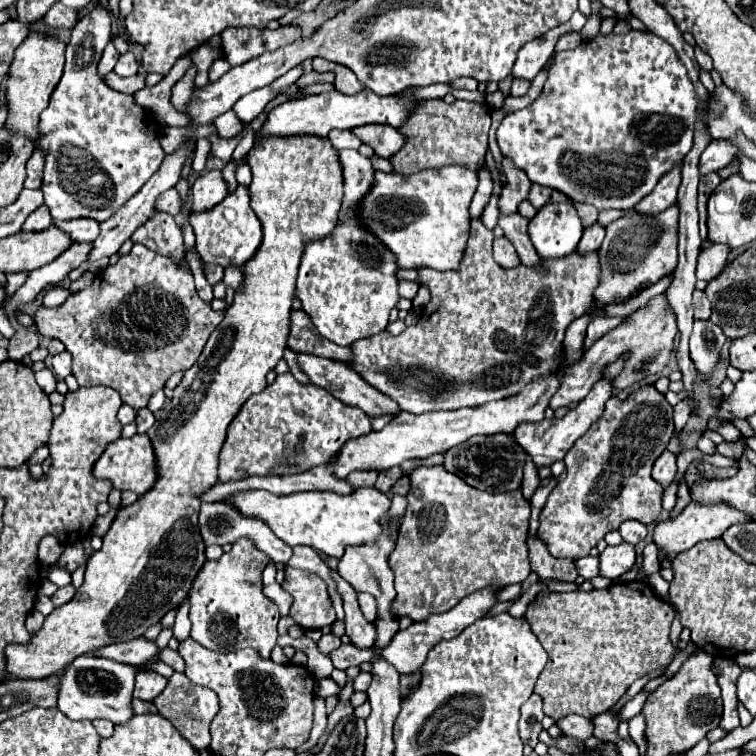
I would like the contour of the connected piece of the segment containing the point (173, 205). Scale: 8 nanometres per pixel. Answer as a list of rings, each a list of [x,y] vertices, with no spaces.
[[[175,189],[161,193],[155,201],[155,211],[163,211],[163,213],[169,213],[169,215],[177,215],[179,207],[181,207],[181,201],[179,201],[179,193]]]

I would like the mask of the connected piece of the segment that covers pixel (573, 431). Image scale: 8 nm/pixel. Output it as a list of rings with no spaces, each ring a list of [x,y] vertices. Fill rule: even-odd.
[[[619,359],[615,365],[609,365],[605,369],[605,379],[597,381],[595,387],[589,391],[589,395],[575,409],[571,409],[565,417],[543,419],[541,423],[521,423],[521,427],[517,427],[517,433],[513,433],[513,435],[515,435],[517,443],[527,451],[527,455],[531,455],[531,461],[535,463],[537,469],[539,467],[551,467],[555,461],[561,461],[567,455],[567,451],[575,445],[575,441],[591,427],[591,423],[601,417],[601,413],[605,409],[605,403],[607,403],[607,399],[611,397],[611,391],[613,391],[609,379],[613,379],[613,375],[617,371],[621,371],[621,363],[623,363],[623,359]]]

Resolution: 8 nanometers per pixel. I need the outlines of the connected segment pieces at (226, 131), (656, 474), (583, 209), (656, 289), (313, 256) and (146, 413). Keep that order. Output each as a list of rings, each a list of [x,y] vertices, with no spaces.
[[[225,111],[225,115],[219,115],[215,119],[215,127],[217,127],[217,135],[221,139],[233,139],[243,131],[243,123],[237,119],[237,115],[233,111]]]
[[[663,451],[661,457],[655,461],[653,465],[653,479],[661,485],[661,487],[669,487],[669,483],[675,477],[675,455],[671,451]]]
[[[581,203],[581,205],[575,205],[575,209],[577,209],[579,217],[581,217],[581,223],[583,223],[583,227],[591,227],[591,225],[597,221],[597,209],[593,209],[593,207],[585,205],[585,203]]]
[[[661,279],[661,283],[657,283],[657,285],[653,285],[653,287],[645,289],[645,291],[641,291],[641,295],[637,295],[637,297],[625,301],[625,303],[619,303],[617,307],[609,307],[609,311],[599,311],[599,313],[601,313],[601,315],[617,315],[617,317],[631,315],[631,313],[639,311],[641,307],[645,307],[645,303],[649,303],[649,299],[661,295],[665,287],[669,287],[669,279]]]
[[[339,151],[345,177],[345,197],[335,231],[325,239],[309,241],[303,249],[299,263],[295,297],[301,301],[301,309],[309,315],[317,331],[337,343],[351,345],[359,339],[385,331],[391,309],[399,303],[397,293],[397,257],[359,221],[359,203],[371,191],[375,181],[375,169],[371,159],[359,151]]]
[[[143,409],[143,411],[137,411],[135,423],[137,423],[137,433],[147,433],[147,429],[155,423],[155,417],[149,409]]]

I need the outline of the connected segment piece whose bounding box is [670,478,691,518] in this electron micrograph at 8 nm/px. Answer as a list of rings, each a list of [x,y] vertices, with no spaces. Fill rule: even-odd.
[[[682,478],[682,480],[679,483],[678,491],[677,491],[677,502],[670,513],[670,518],[677,517],[680,512],[691,502],[691,497],[689,493],[689,487],[685,482],[685,479]]]

